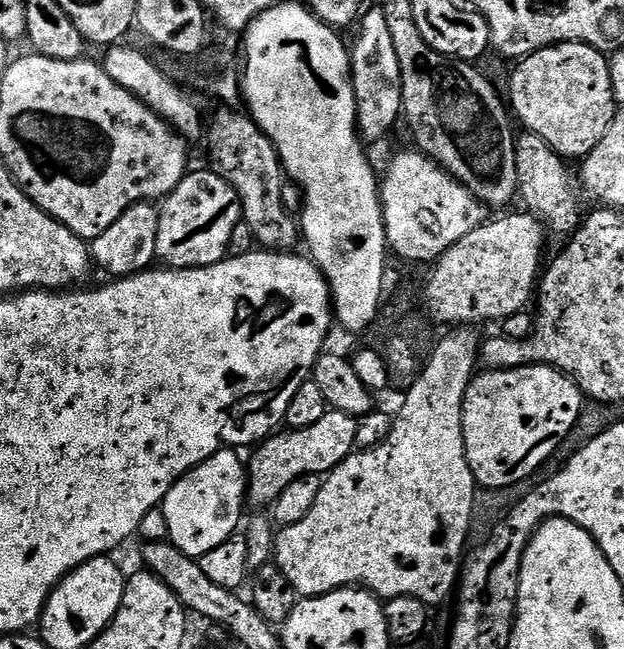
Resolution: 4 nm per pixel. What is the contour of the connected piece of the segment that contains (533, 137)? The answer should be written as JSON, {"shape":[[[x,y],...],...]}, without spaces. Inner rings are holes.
{"shape":[[[524,130],[521,131],[519,135],[516,136],[516,165],[518,166],[518,196],[519,199],[522,201],[524,199],[523,207],[527,209],[531,215],[535,216],[537,220],[540,221],[541,224],[544,225],[545,229],[549,233],[552,232],[556,236],[564,236],[563,238],[571,237],[572,233],[576,231],[577,228],[580,226],[580,222],[582,219],[582,211],[580,212],[580,196],[578,193],[576,193],[576,188],[574,185],[572,185],[572,176],[570,173],[568,173],[568,168],[566,165],[565,157],[559,156],[555,150],[552,149],[550,145],[547,144],[547,142],[542,139],[538,134],[534,134],[533,132]]]}

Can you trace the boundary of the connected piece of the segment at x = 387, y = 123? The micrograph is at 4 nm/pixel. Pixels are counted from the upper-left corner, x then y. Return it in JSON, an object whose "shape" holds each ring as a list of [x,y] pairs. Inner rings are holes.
{"shape":[[[378,6],[367,9],[360,18],[360,32],[350,50],[352,88],[355,90],[357,129],[365,143],[389,135],[388,131],[403,113],[401,67],[391,41],[386,16]]]}

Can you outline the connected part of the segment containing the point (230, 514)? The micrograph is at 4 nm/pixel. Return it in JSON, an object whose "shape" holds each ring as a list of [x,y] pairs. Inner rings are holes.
{"shape":[[[221,450],[206,458],[197,468],[191,468],[174,487],[166,494],[162,505],[166,514],[168,540],[175,548],[182,550],[182,554],[199,558],[210,554],[214,546],[226,542],[226,538],[237,535],[240,515],[246,509],[246,493],[248,491],[248,473],[245,461],[240,461],[236,450]]]}

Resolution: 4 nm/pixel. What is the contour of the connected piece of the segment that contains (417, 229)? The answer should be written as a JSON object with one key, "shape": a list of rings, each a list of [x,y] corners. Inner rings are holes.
{"shape":[[[419,150],[397,151],[390,162],[389,170],[382,176],[380,184],[380,205],[384,208],[384,229],[388,248],[396,251],[404,260],[435,261],[450,246],[454,246],[466,234],[470,234],[479,224],[485,223],[485,205],[470,194],[465,184],[460,184],[436,161]]]}

